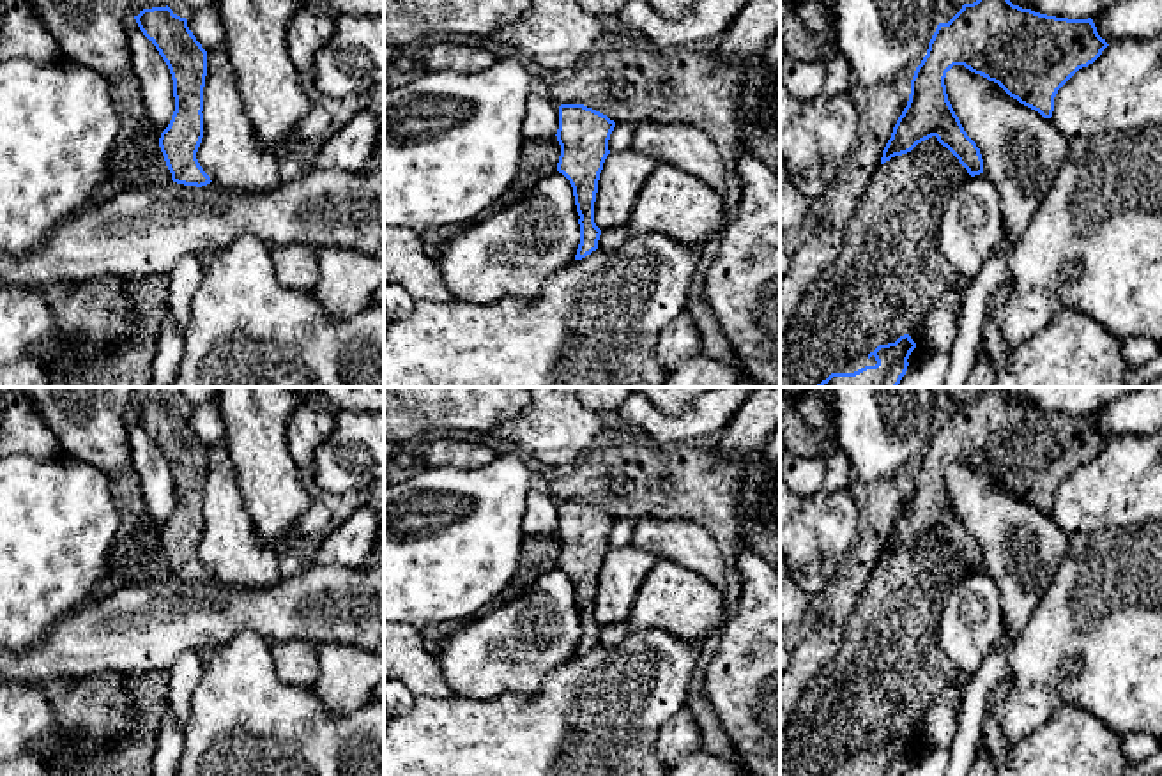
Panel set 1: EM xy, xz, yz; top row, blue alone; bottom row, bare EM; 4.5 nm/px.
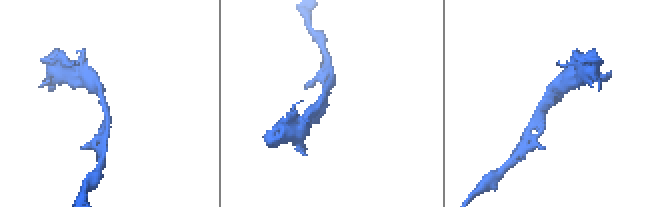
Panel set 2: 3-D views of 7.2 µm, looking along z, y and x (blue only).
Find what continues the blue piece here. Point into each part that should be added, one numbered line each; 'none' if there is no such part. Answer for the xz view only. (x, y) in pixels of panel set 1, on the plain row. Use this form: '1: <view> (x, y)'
none

